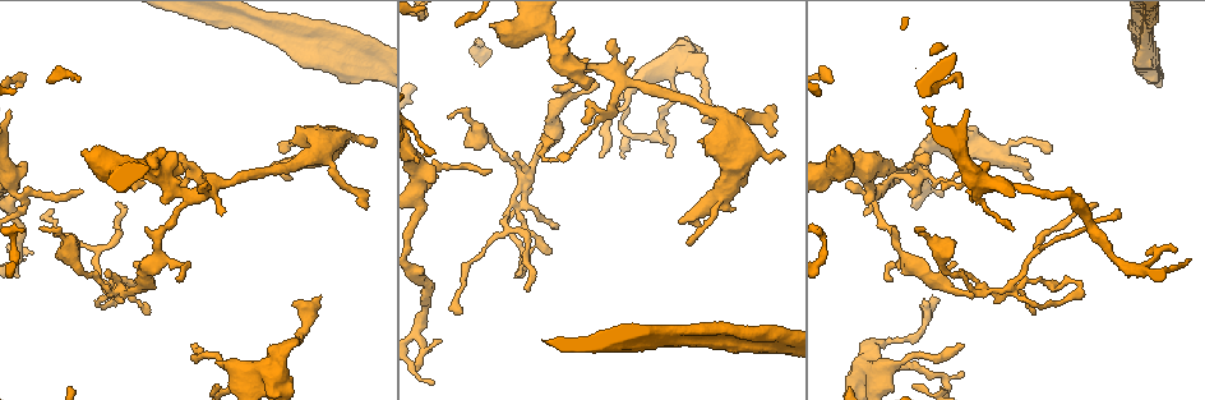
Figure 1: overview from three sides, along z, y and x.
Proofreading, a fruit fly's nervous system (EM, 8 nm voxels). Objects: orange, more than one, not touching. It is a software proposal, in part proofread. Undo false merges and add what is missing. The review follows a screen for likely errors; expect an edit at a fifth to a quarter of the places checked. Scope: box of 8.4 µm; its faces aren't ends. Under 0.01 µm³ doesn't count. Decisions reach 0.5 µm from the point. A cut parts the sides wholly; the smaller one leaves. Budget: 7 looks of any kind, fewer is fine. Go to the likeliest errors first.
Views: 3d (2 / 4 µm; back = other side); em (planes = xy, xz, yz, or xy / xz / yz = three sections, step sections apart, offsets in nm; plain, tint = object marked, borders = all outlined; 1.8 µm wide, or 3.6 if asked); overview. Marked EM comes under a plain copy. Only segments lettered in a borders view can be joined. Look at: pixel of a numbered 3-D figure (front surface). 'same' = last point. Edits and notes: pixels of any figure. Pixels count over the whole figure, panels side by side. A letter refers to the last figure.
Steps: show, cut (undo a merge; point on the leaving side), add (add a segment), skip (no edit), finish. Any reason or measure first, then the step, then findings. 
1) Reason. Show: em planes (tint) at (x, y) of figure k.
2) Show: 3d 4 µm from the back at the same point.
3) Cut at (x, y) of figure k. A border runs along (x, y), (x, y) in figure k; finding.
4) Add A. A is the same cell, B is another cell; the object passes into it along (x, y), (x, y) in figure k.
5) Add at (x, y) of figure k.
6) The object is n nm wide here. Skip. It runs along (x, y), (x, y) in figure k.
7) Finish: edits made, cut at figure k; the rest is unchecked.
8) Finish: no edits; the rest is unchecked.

Arms run side by side. Show: em planes (borders) at (979, 287) of figure 1.

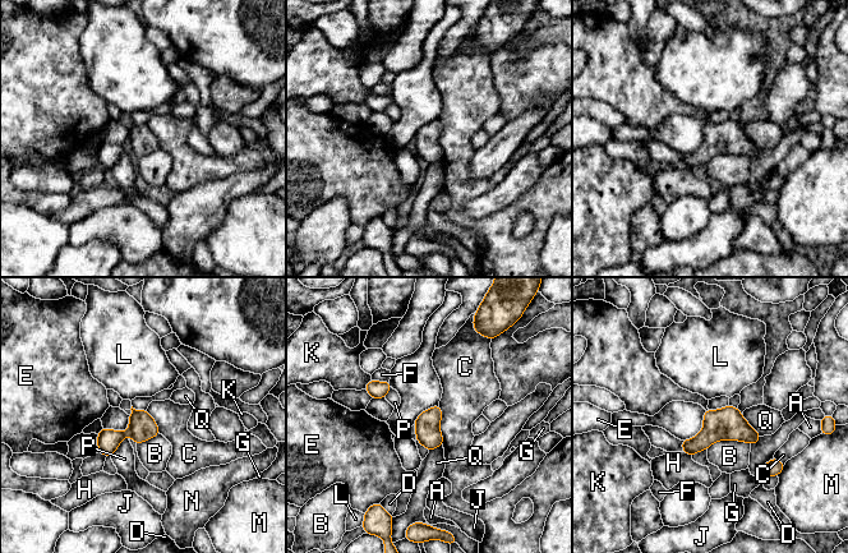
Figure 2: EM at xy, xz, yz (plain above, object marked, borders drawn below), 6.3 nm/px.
The object is 160 nm wide here. Skip. A, B, C, D, E, F, G, H, J, K, L, M, N, P and Q are other cells; a border runs along (438, 405), (443, 445) in figure 2; one neuron here.

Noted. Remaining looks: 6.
Thick turns thin. Show: 3d 4 µm from the back at (1018, 186) of figure 1.

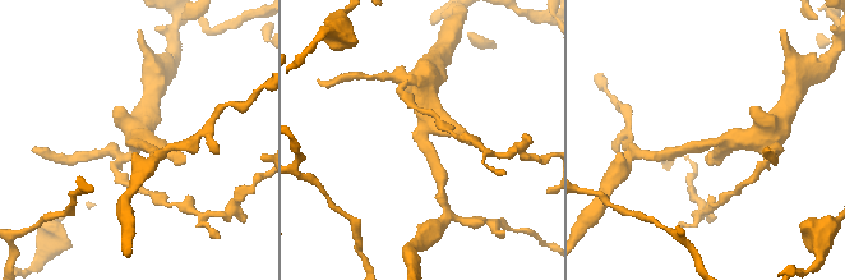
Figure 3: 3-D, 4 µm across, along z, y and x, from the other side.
Show: em 3.6 µm planes (tint) at (135, 142) of figure 3.

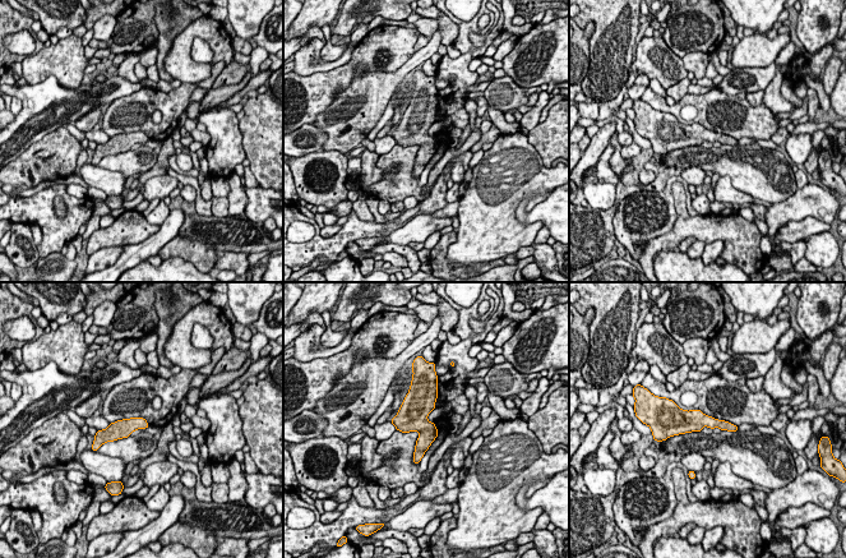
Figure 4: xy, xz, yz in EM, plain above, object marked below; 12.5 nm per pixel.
Show: em 3.6 µm planes (borders) at the same point.

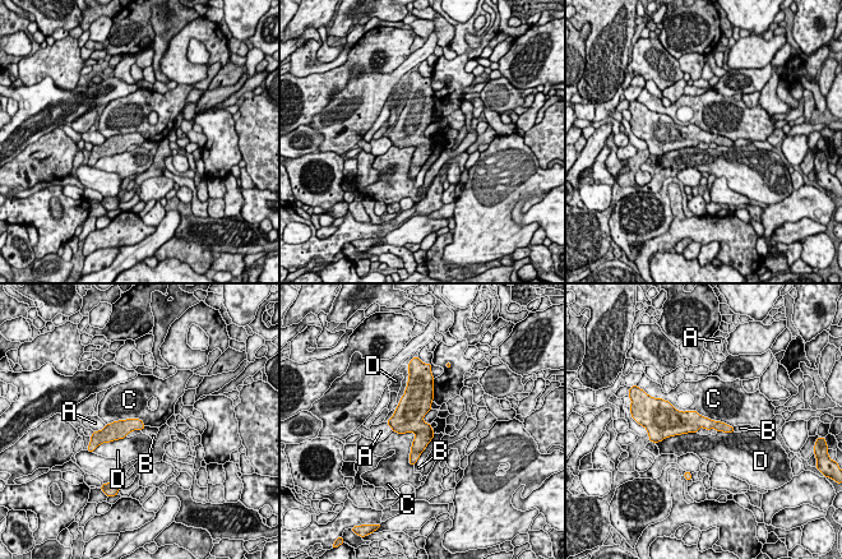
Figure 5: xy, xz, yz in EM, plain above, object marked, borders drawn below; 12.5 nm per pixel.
The longest contact is with C, 850 nm. Skip. A, B, C and D are other cells; a border runs along (670, 403), (732, 426) in figure 5; continuous, no second neuron.

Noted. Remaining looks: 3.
Branch stops here. Show: em planes (tint) at (424, 155) of figure 1.

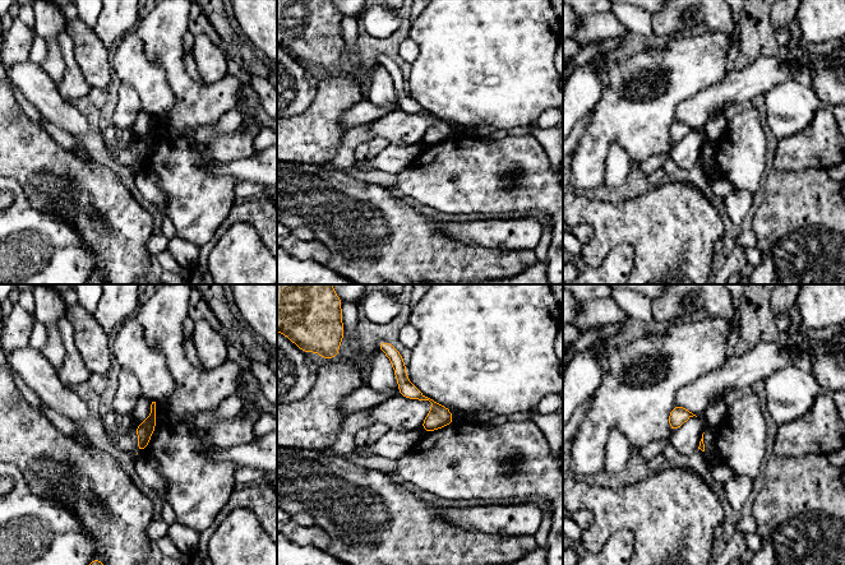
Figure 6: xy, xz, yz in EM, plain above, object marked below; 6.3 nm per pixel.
Show: em planes (borders) at the same point.

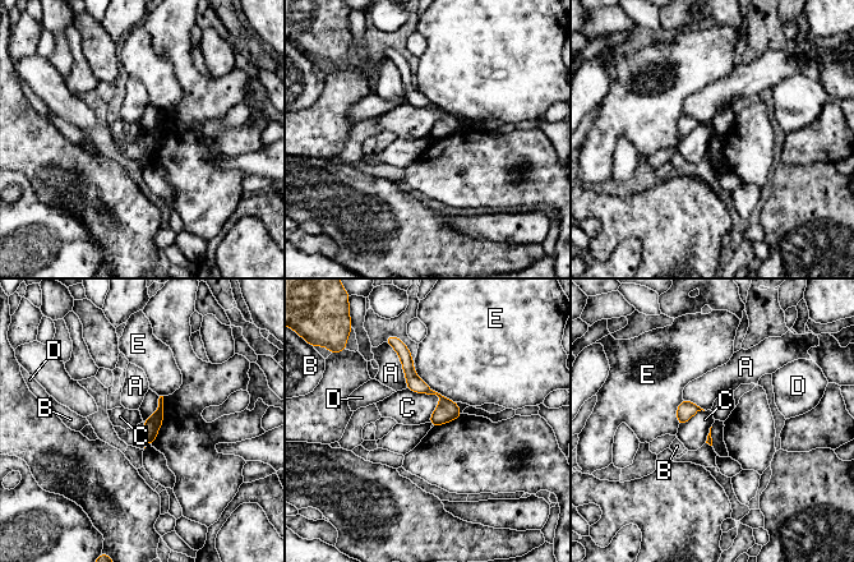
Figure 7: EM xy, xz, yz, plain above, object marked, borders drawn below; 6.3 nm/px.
The object is 80 nm wide here. Skip. A, B, C, D and E are other cells; a border runs along (406, 388), (438, 397), (429, 422) in figure 7; no lettered segment goes on from it.

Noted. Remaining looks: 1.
Finish: no edits; the rest is unchecked.

